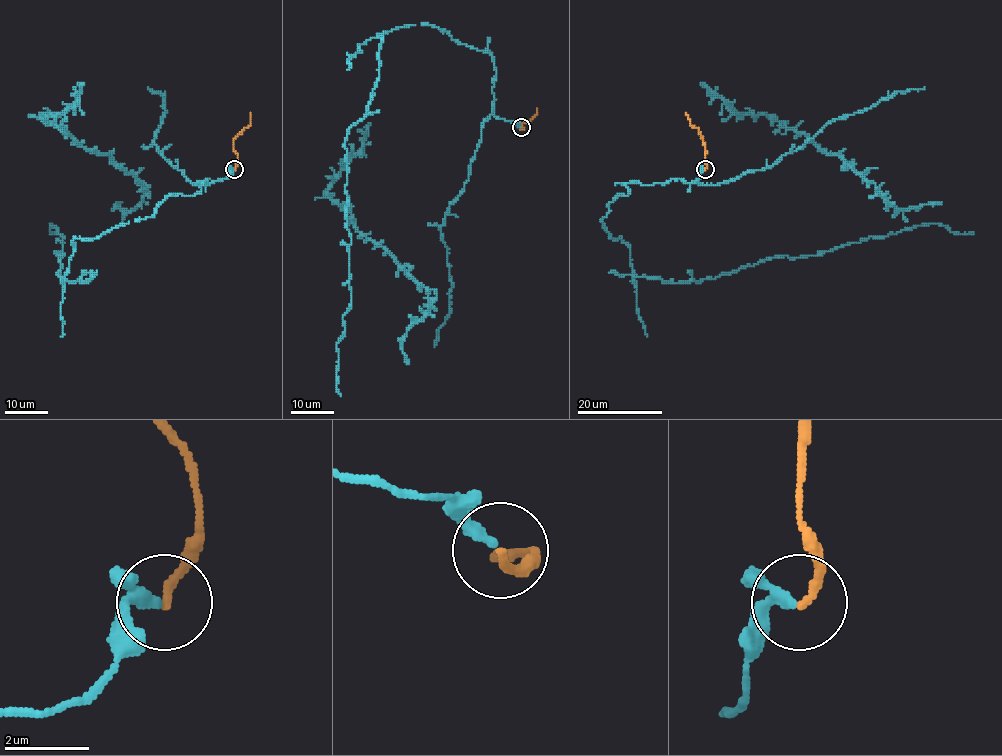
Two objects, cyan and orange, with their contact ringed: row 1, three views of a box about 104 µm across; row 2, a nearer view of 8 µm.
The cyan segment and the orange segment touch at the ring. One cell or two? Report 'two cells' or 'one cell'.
one cell

